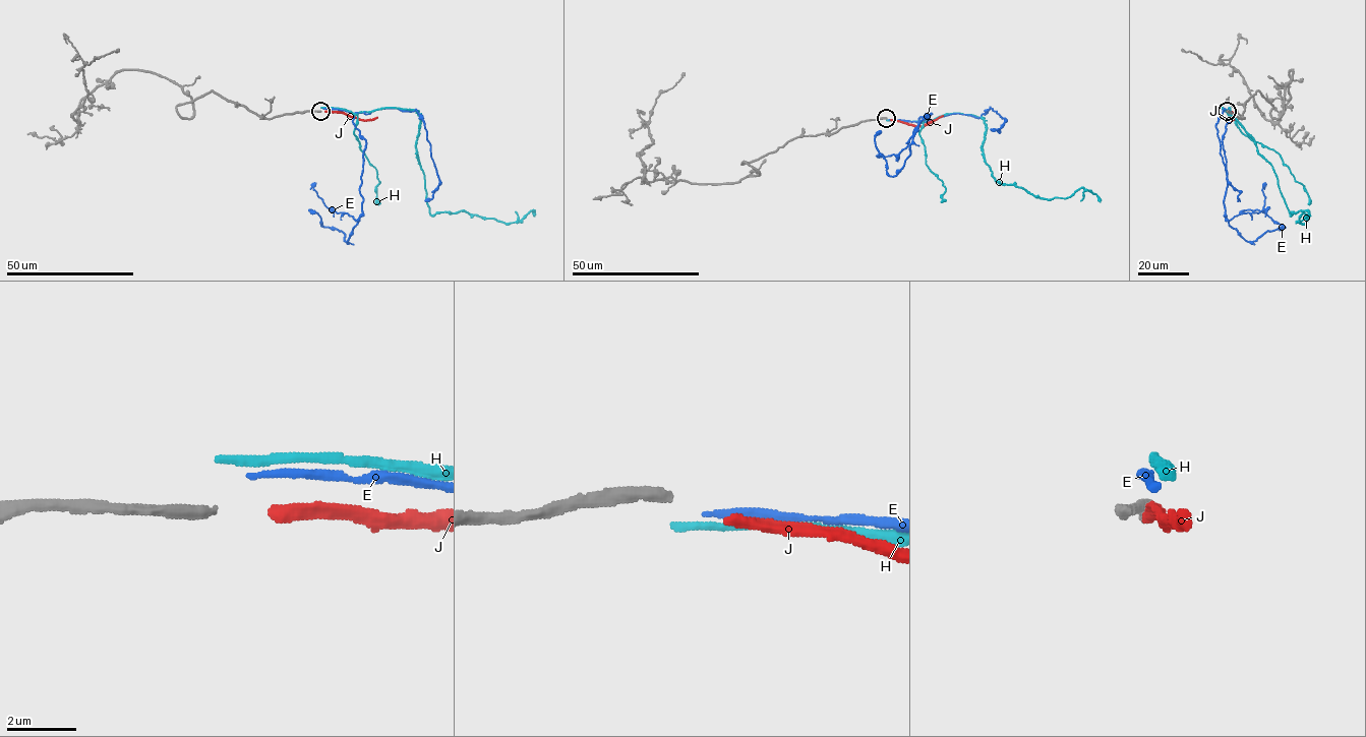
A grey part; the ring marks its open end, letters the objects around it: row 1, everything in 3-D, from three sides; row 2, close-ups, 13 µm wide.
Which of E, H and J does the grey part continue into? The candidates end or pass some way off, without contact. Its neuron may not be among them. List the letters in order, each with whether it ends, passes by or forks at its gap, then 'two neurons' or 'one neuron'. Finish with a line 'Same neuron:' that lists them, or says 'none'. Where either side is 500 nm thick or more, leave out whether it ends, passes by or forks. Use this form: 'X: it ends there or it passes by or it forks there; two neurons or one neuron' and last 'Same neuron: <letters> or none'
E: it ends there; two neurons
H: it ends there; two neurons
J: it ends there; one neuron
Same neuron: J

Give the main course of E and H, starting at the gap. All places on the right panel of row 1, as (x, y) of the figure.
E: (1228, 109), (1232, 119), (1222, 140), (1228, 182), (1227, 220), (1247, 241), (1285, 227), (1258, 209), (1239, 212)
H: (1229, 108), (1230, 114), (1222, 107), (1271, 165), (1289, 212), (1308, 217), (1301, 224), (1303, 210), (1310, 217)

